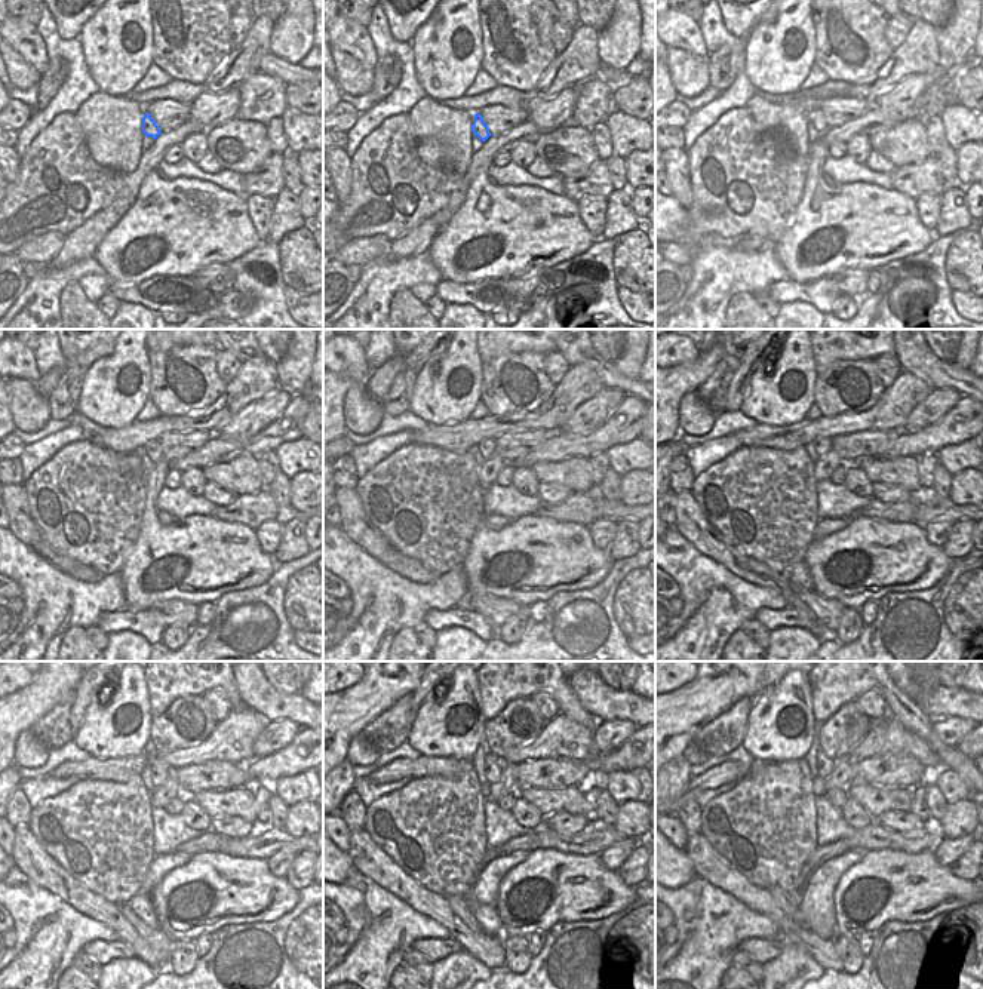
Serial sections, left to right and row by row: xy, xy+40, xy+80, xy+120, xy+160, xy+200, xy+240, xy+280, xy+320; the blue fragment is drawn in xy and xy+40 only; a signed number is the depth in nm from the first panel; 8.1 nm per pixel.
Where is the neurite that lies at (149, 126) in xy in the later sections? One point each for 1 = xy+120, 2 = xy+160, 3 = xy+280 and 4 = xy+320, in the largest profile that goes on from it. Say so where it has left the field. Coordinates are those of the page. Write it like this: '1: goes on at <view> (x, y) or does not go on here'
1: goes on at xy+120 (151, 452)
2: goes on at xy+160 (485, 450)
3: goes on at xy+280 (488, 767)
4: goes on at xy+320 (820, 765)

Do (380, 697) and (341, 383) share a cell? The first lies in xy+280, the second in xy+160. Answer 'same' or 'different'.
same

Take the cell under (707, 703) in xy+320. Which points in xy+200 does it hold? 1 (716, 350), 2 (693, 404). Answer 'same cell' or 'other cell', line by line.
1: same cell
2: other cell

